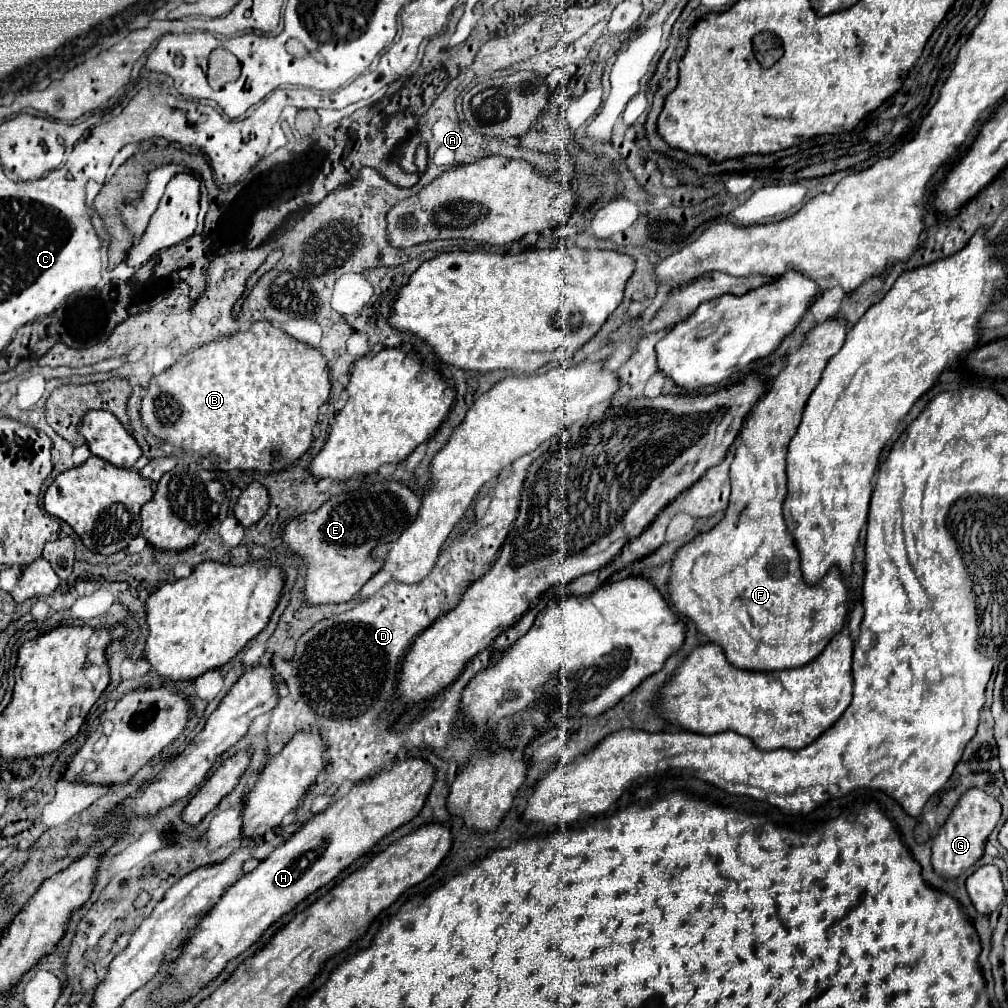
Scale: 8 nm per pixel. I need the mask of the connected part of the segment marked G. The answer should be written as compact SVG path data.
M970 788L952 810L932 844L932 866L944 880L962 876L984 854L984 844L1000 820L1000 802L980 788Z

